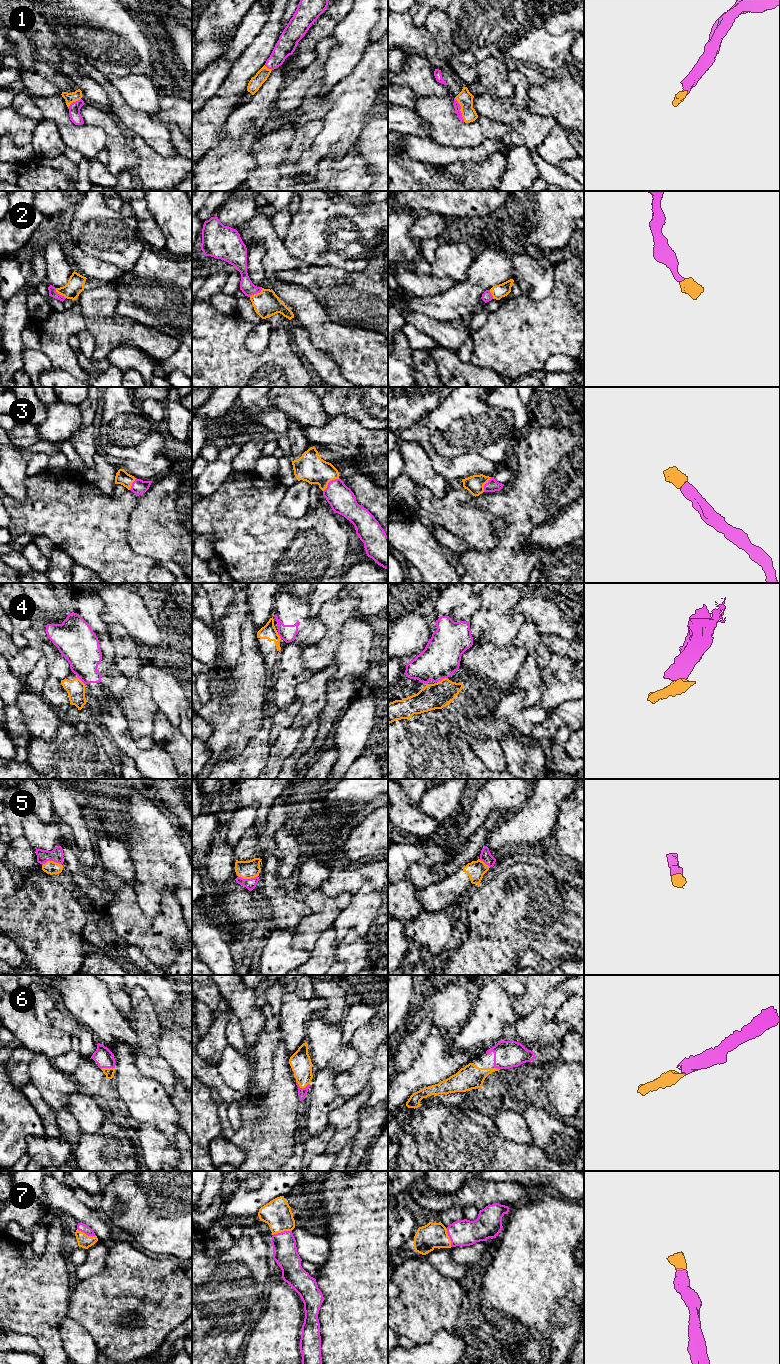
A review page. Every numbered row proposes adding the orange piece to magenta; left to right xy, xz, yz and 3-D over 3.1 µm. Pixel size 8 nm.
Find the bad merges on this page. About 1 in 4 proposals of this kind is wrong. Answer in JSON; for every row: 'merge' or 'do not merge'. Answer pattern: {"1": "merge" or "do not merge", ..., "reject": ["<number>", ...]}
{"1": "merge", "2": "merge", "3": "merge", "4": "do not merge", "5": "merge", "6": "merge", "7": "merge", "reject": ["4"]}

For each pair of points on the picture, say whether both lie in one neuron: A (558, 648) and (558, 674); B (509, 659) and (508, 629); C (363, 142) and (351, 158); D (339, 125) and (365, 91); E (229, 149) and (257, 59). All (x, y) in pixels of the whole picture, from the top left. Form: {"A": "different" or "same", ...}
{"A": "different", "B": "different", "C": "different", "D": "same", "E": "different"}

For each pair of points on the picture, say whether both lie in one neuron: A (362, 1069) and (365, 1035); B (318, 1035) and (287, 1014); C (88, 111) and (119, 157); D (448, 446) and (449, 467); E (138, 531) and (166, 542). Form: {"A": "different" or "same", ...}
{"A": "same", "B": "different", "C": "same", "D": "different", "E": "same"}

